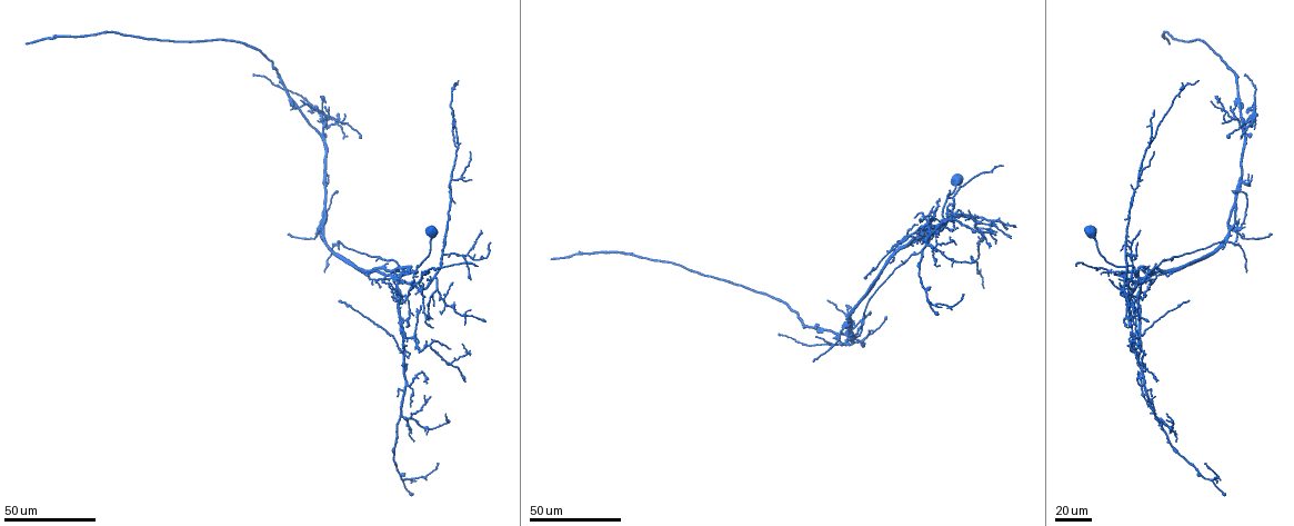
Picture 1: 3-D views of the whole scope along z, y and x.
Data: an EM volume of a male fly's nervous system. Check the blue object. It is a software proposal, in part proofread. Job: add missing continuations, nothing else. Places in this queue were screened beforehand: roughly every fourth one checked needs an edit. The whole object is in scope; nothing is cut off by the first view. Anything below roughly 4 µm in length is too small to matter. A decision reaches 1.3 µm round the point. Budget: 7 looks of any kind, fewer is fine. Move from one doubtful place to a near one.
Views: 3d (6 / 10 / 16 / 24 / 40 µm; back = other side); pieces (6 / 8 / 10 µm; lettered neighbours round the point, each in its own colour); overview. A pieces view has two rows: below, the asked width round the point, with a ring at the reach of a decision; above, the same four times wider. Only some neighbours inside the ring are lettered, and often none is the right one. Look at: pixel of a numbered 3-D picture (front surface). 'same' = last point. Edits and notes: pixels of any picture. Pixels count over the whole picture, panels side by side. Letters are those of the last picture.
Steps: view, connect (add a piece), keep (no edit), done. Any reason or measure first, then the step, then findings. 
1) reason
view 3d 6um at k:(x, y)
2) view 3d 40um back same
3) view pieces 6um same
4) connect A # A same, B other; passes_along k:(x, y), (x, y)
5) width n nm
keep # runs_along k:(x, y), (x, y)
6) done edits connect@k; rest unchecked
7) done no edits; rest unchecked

thin end
view 3d 24um at 1:(850, 324)

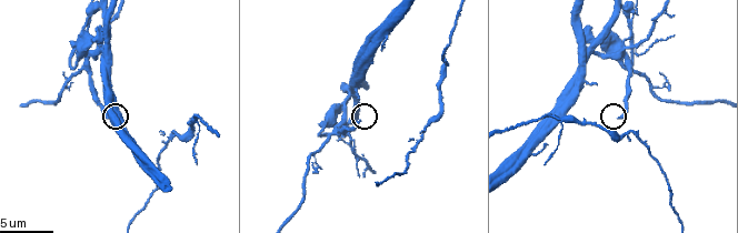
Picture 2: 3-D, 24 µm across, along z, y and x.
view pieces 8um at 2:(361, 122)

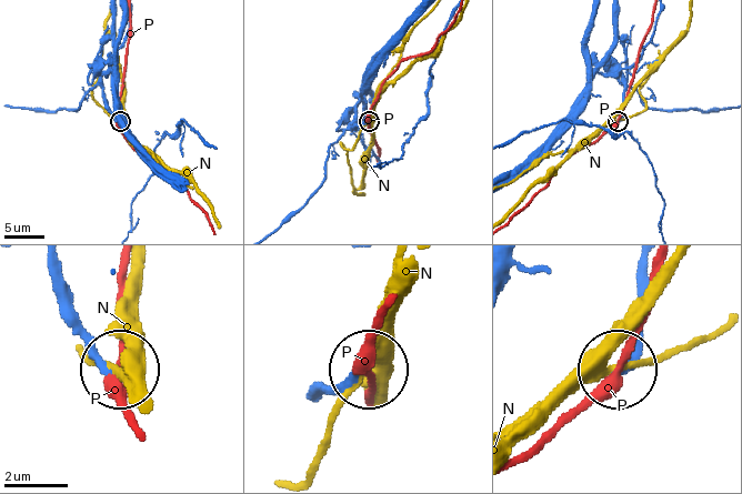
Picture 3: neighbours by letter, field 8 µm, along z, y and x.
width 180 nm
keep # N other, P other; runs_along 3:(54, 264), (60, 312), (116, 368); none of them fits

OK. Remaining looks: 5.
end of a long branch
view 3d 24um at 1:(864, 277)

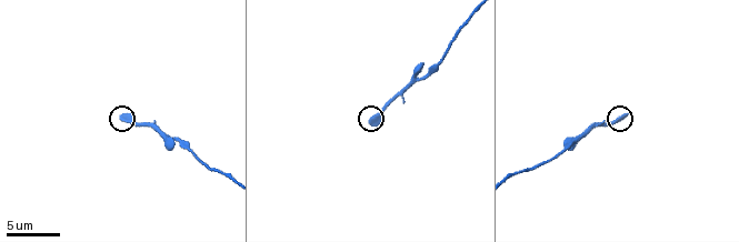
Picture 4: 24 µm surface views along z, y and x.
see the neighbours
view pieces 6um at 4:(369, 122)

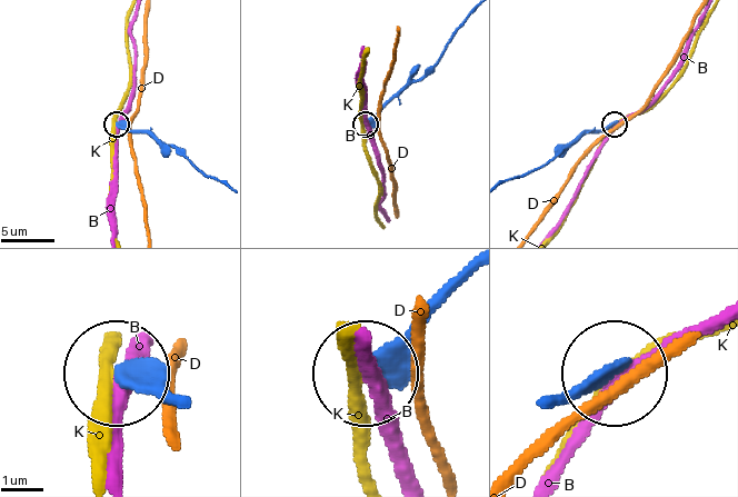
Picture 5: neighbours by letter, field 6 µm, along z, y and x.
width 370 nm
keep # B other, D other, K other; runs_along 5:(222, 182), (146, 132), (130, 132), (118, 125); no lettered piece goes on from it

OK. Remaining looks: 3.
tapers out
view 3d 24um at 1:(27, 44)

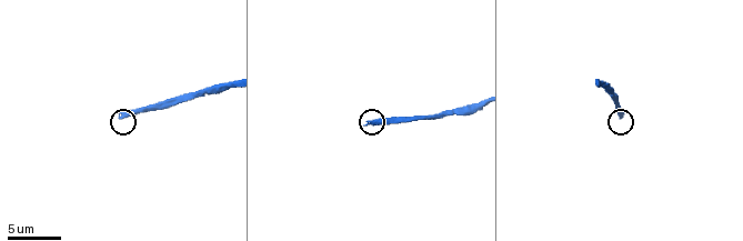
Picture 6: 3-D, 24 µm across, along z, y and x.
what lies round it
view pieces 6um at 6:(364, 124)

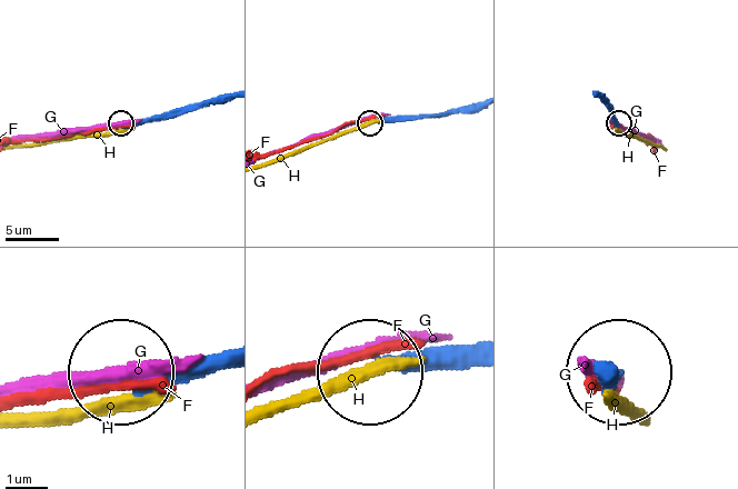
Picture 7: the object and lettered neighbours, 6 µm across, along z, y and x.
keep # F other, G other, H other; no lettered piece goes on from it

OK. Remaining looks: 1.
done no edits; rest unchecked

